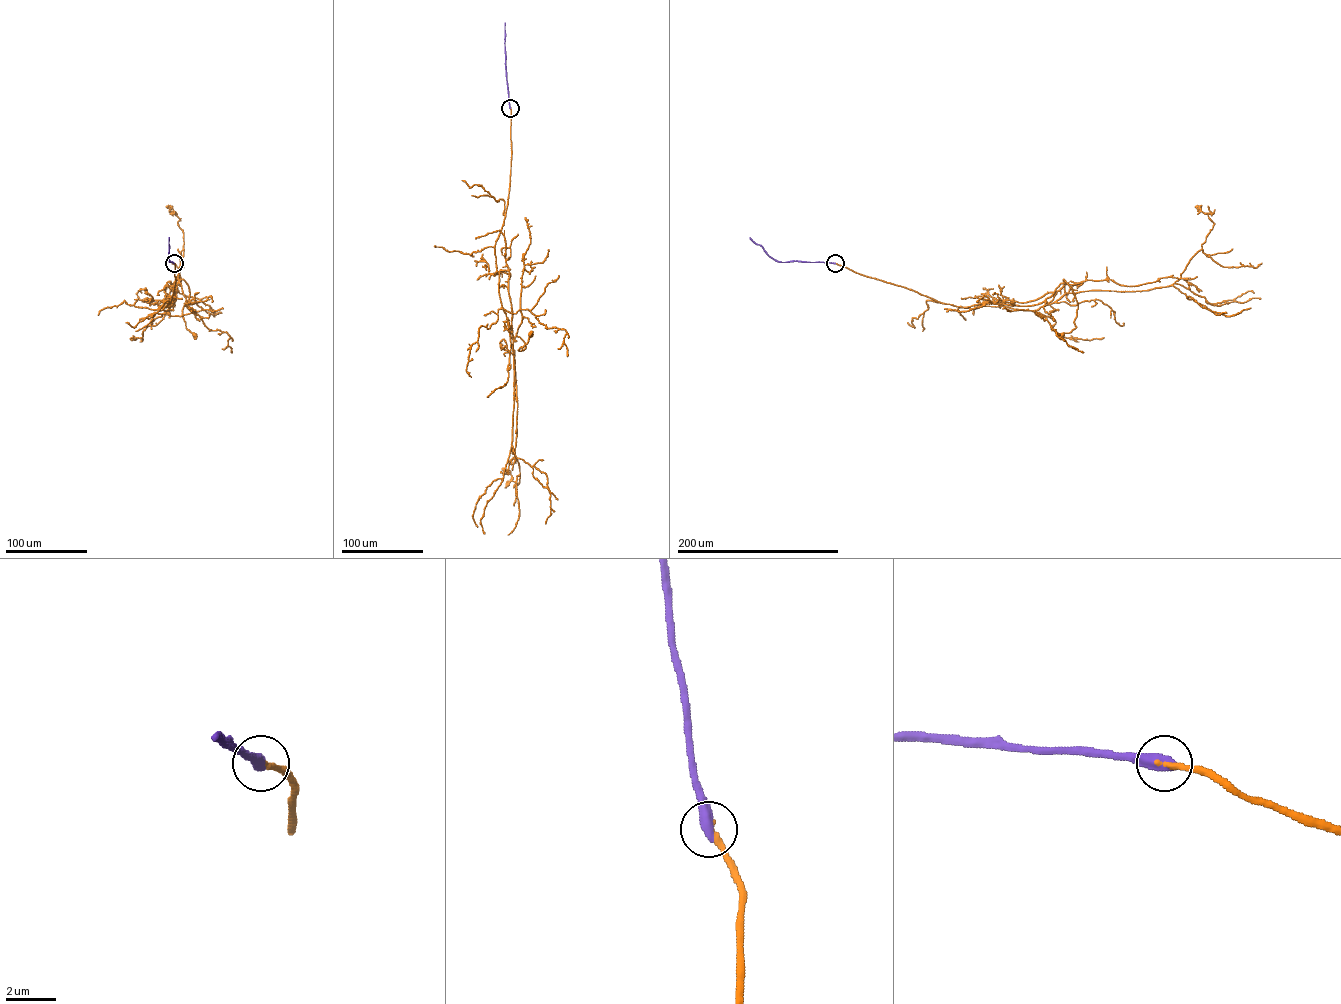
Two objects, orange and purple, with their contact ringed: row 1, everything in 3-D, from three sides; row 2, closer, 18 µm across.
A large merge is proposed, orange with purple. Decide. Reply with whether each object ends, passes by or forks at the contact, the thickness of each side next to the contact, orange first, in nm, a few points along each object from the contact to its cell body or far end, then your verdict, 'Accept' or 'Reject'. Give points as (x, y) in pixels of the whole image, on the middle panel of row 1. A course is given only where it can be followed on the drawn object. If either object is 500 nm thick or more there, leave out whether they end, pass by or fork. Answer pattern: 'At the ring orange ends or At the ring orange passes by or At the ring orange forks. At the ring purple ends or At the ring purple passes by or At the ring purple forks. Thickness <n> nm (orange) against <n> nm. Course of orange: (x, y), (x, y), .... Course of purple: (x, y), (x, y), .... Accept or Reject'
Thickness 200 nm (orange) against 600 nm. Course of orange: (510, 108), (509, 190), (494, 254), (500, 299), (510, 338), (519, 337), (526, 346), (519, 351), (531, 333). Course of purple: (510, 108), (505, 23). Accept

